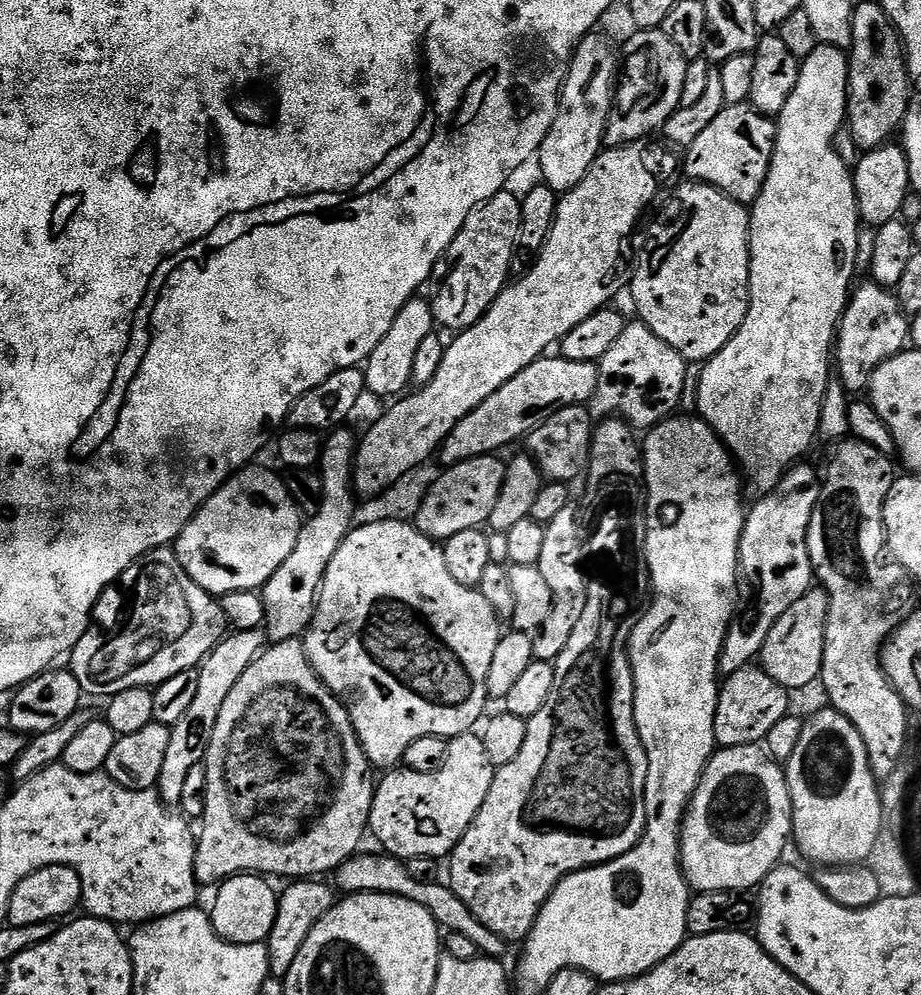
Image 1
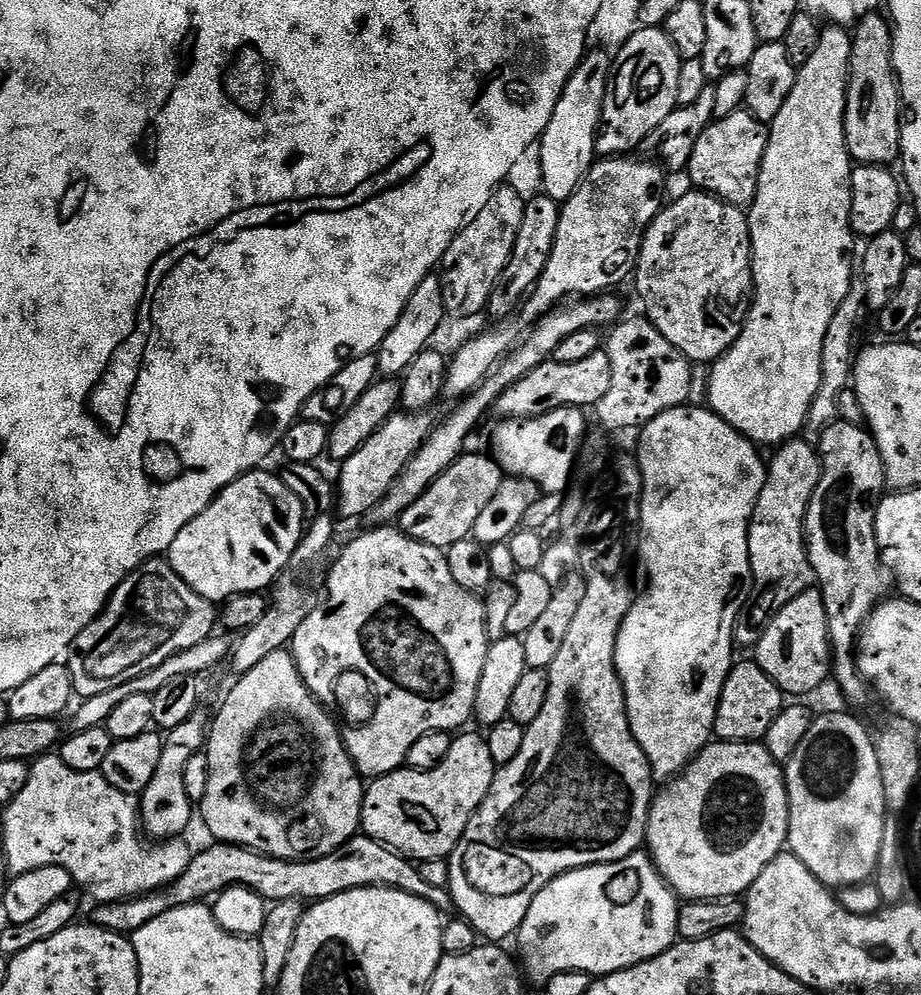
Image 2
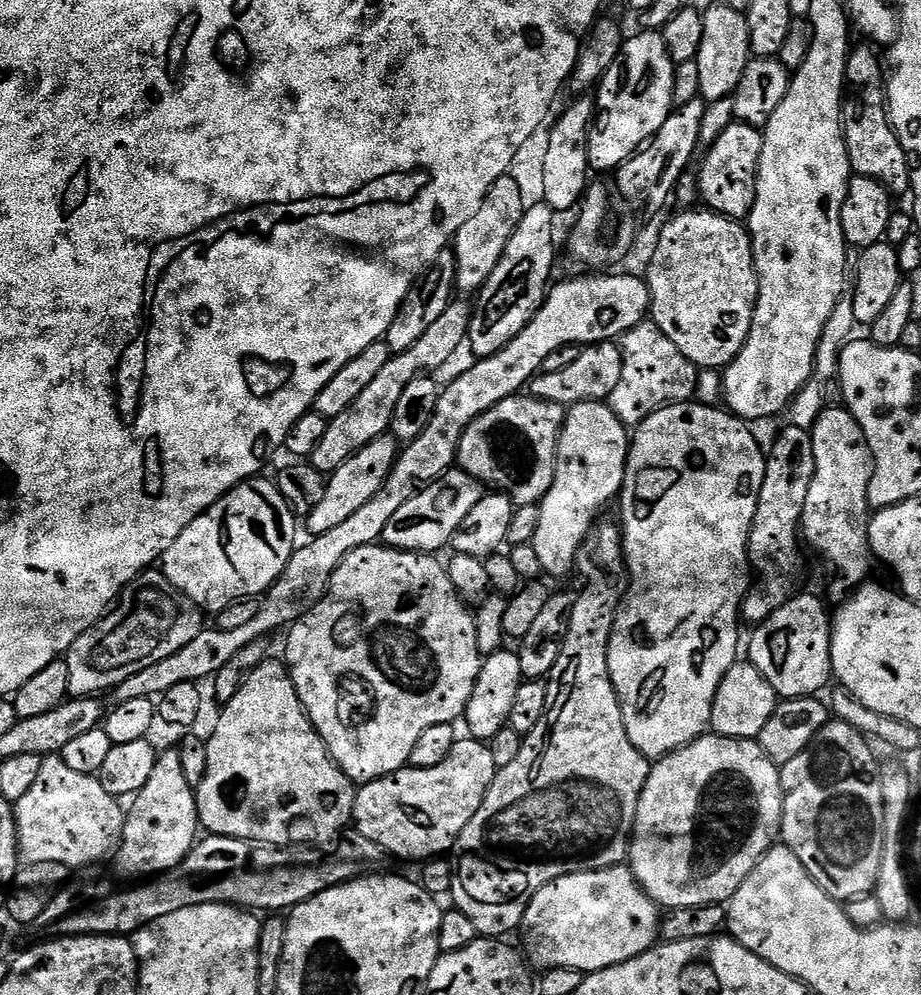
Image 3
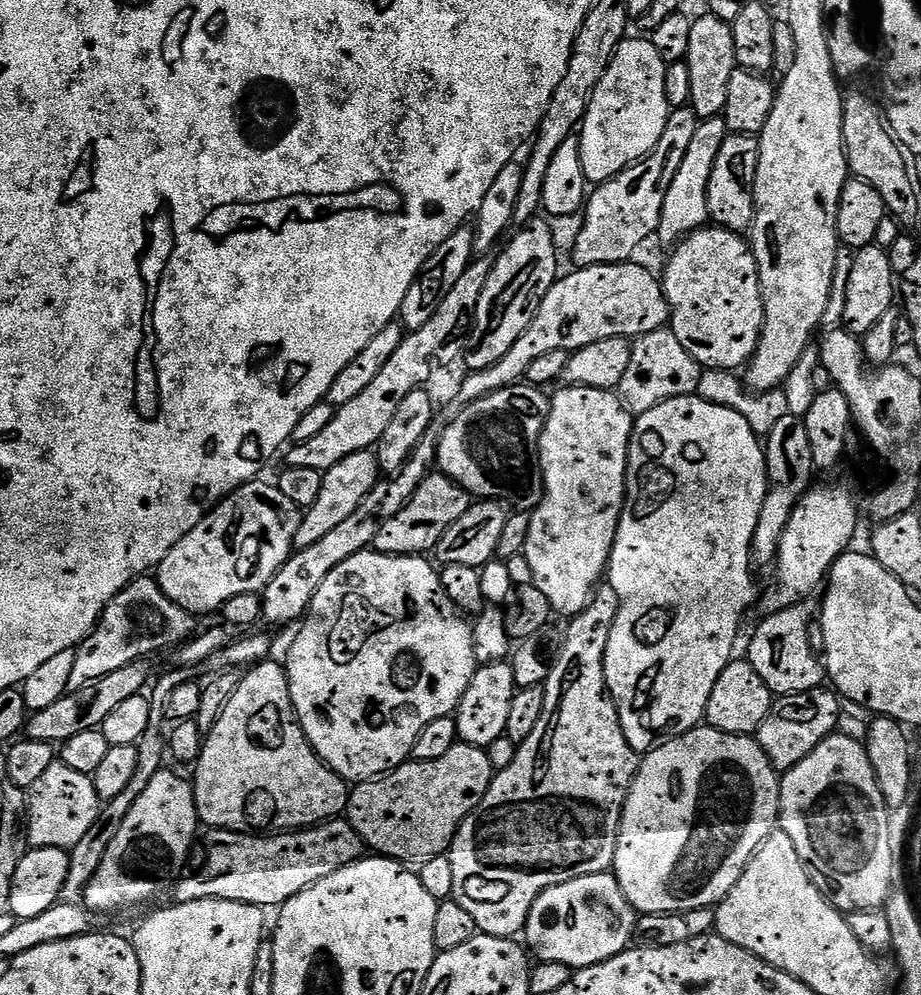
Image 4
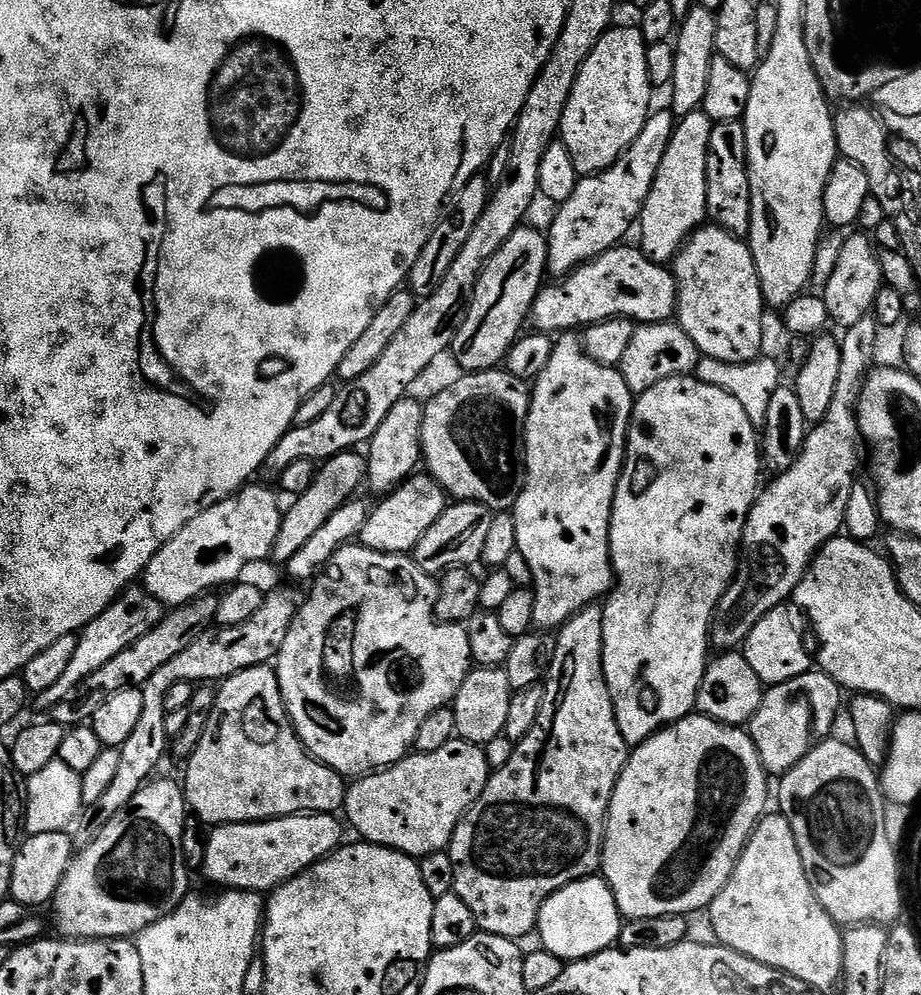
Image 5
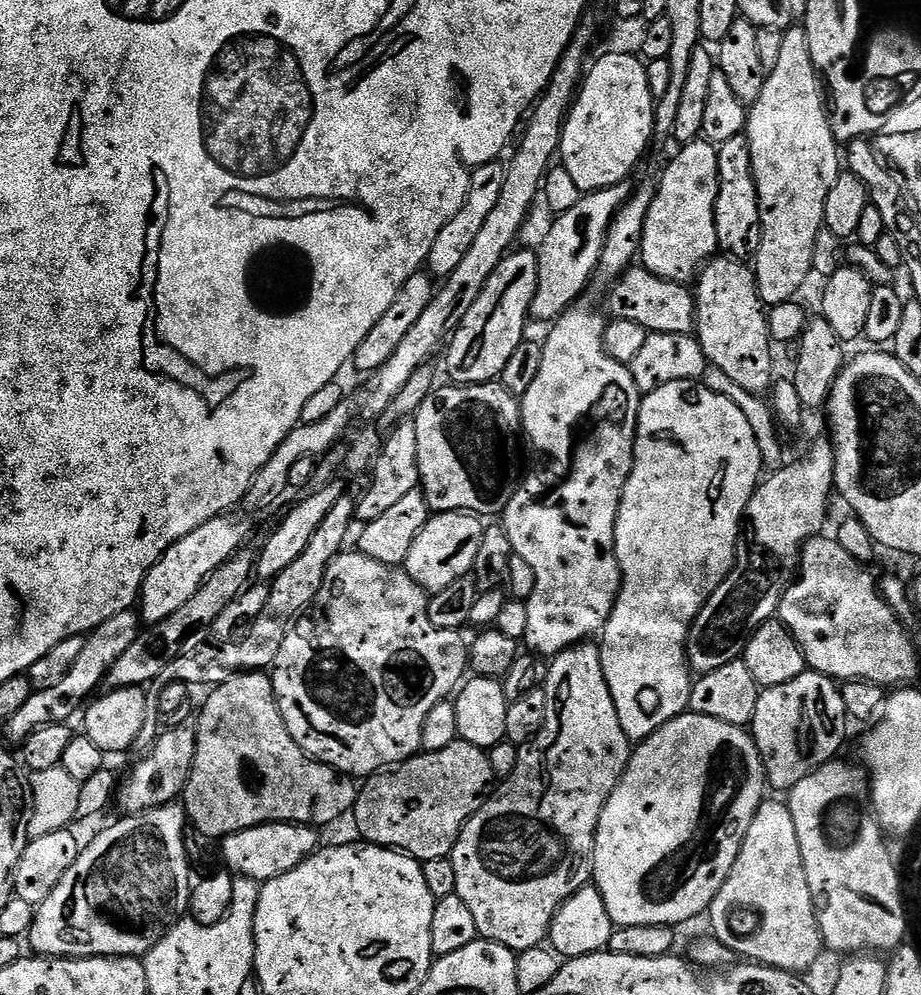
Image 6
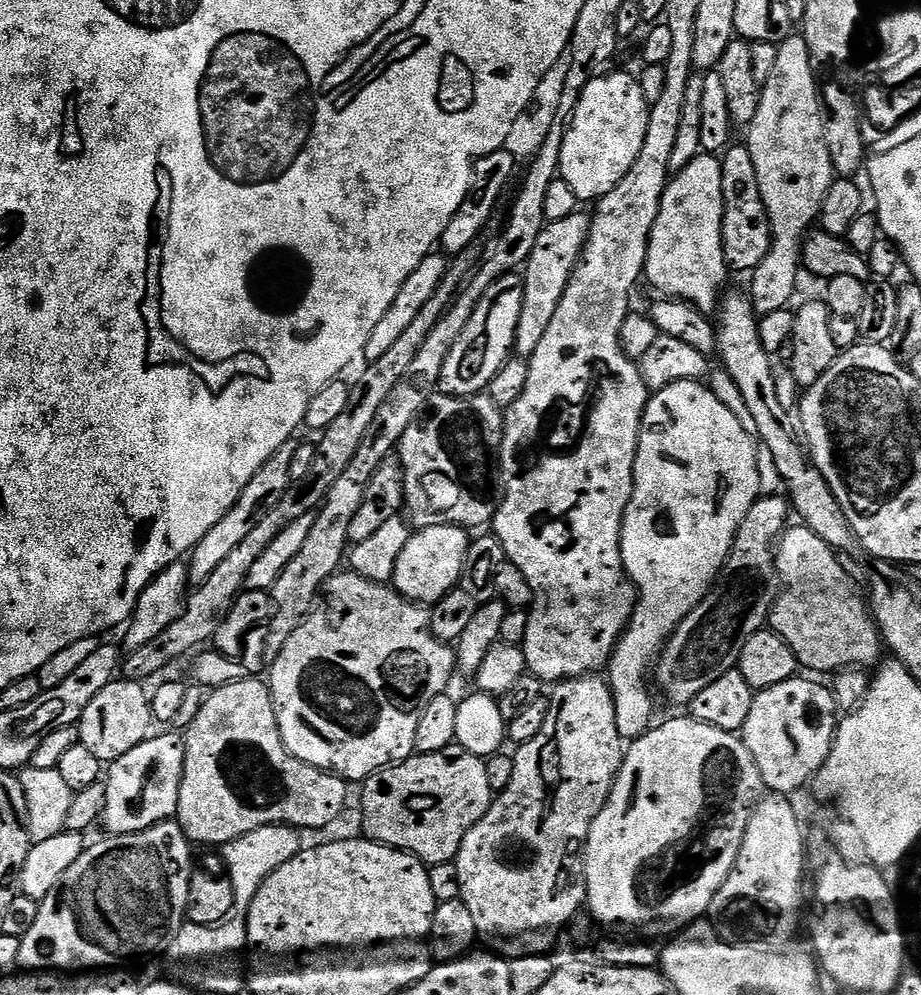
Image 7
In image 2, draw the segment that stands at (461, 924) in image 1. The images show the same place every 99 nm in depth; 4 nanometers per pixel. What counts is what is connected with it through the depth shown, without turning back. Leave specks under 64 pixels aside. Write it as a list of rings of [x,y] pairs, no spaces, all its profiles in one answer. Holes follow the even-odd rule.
[[[363,834],[351,836],[346,843],[317,860],[279,860],[273,856],[264,856],[251,848],[239,848],[237,844],[211,845],[205,852],[197,851],[190,866],[174,883],[158,892],[148,892],[135,900],[119,900],[113,904],[101,904],[90,916],[91,923],[111,932],[131,934],[138,931],[146,922],[154,922],[170,909],[183,904],[203,901],[204,896],[215,897],[226,888],[249,888],[257,892],[265,902],[277,900],[298,900],[315,902],[325,900],[334,894],[342,894],[355,888],[396,888],[406,894],[414,894],[433,904],[440,913],[447,913],[453,907],[452,894],[447,888],[429,886],[422,882],[419,867],[409,857],[401,856],[387,844],[372,840]]]

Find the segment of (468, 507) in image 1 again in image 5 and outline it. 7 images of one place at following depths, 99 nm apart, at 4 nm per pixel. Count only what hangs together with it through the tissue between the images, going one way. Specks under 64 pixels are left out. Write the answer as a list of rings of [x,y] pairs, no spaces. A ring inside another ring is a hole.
[[[413,474],[395,492],[385,495],[383,500],[377,509],[375,507],[369,513],[358,540],[365,548],[389,554],[411,553],[411,548],[413,551],[430,528],[444,517],[444,511],[450,504],[444,487],[427,474]]]

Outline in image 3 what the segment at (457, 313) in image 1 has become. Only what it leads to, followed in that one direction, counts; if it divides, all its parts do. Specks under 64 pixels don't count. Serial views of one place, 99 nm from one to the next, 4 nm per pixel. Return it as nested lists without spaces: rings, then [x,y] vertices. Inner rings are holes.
[[[511,176],[498,178],[483,199],[473,218],[459,228],[453,239],[452,249],[456,260],[456,288],[459,291],[477,293],[484,287],[497,262],[505,252],[506,244],[513,236],[524,216],[518,184]]]

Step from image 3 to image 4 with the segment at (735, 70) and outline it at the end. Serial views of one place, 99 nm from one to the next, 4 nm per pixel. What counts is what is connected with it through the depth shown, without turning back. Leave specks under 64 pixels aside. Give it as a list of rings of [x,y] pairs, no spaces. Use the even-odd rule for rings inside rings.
[[[705,14],[696,16],[690,30],[690,50],[686,57],[690,70],[690,107],[700,120],[721,115],[726,106],[726,94],[730,90],[730,74],[738,67],[734,34],[729,21]]]

